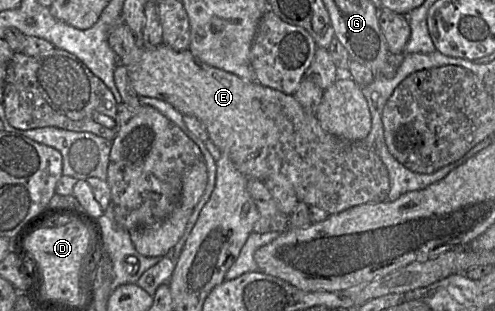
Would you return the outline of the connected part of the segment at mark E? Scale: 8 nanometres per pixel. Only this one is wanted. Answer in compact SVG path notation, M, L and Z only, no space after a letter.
M165 44L157 47L145 47L141 60L134 66L126 66L129 70L129 77L133 91L139 97L150 97L164 101L174 107L181 114L198 119L208 132L209 139L226 155L235 167L247 178L264 181L272 177L284 177L292 186L292 189L300 202L308 206L315 206L328 212L330 215L340 213L349 208L375 202L388 200L390 190L390 179L388 170L381 161L375 148L364 140L348 141L327 132L314 114L305 112L299 102L292 95L264 87L255 81L245 81L238 76L204 64L193 56L190 51L175 51Z

